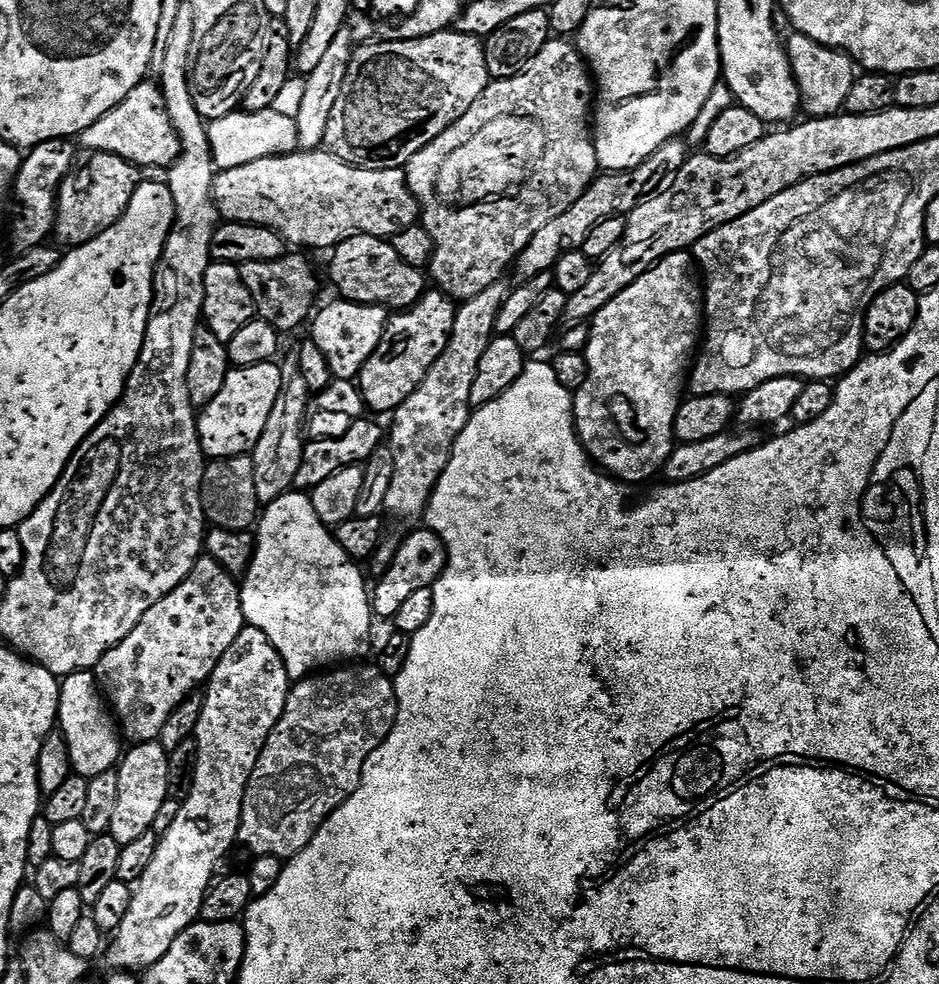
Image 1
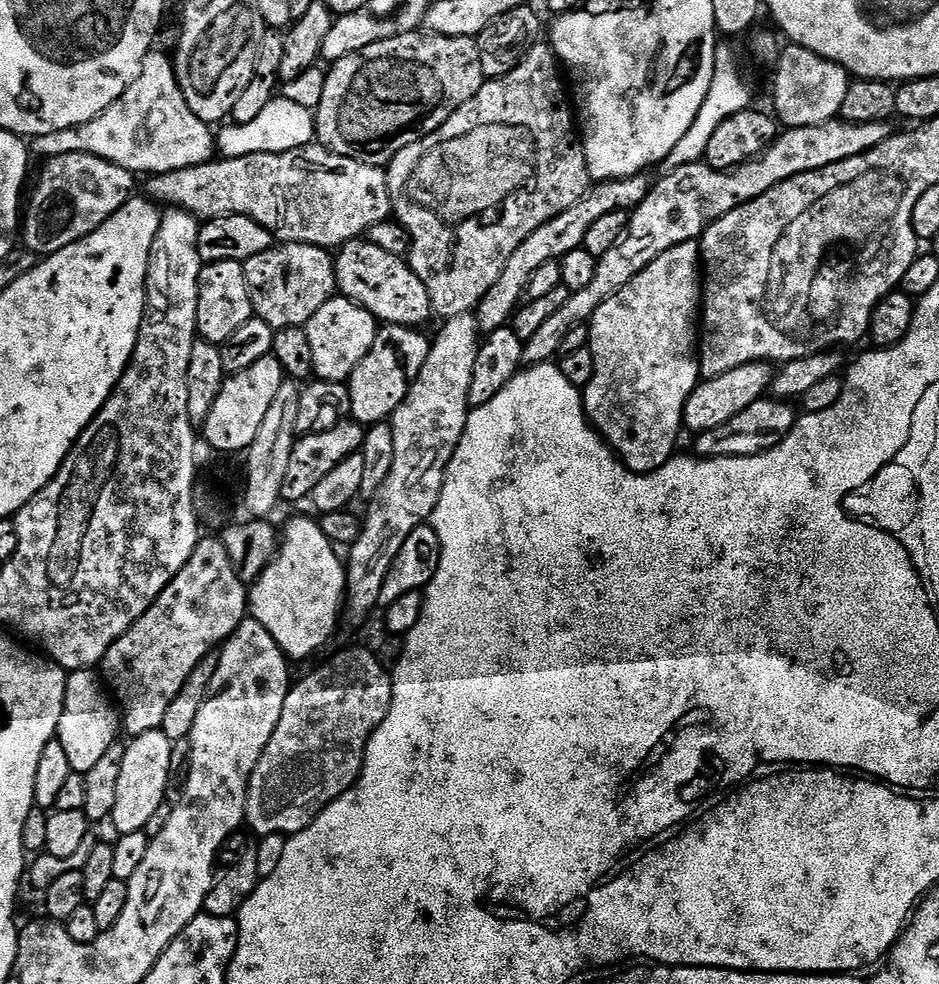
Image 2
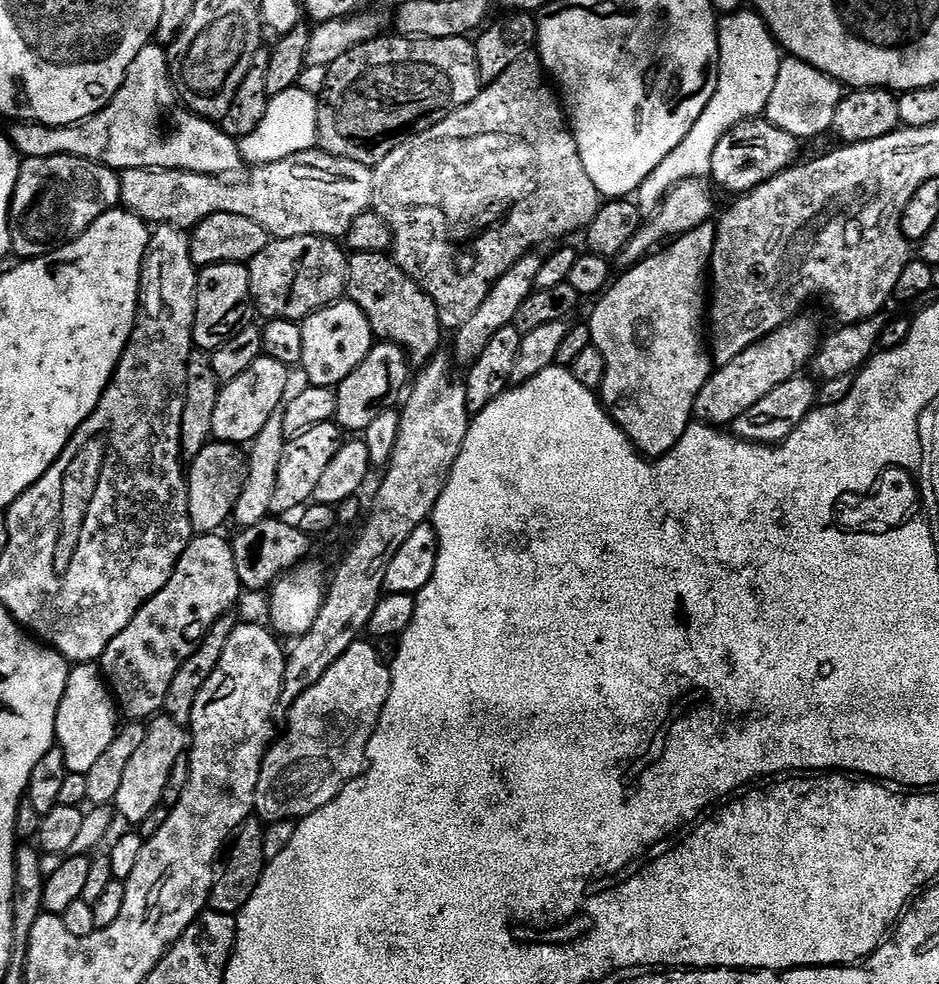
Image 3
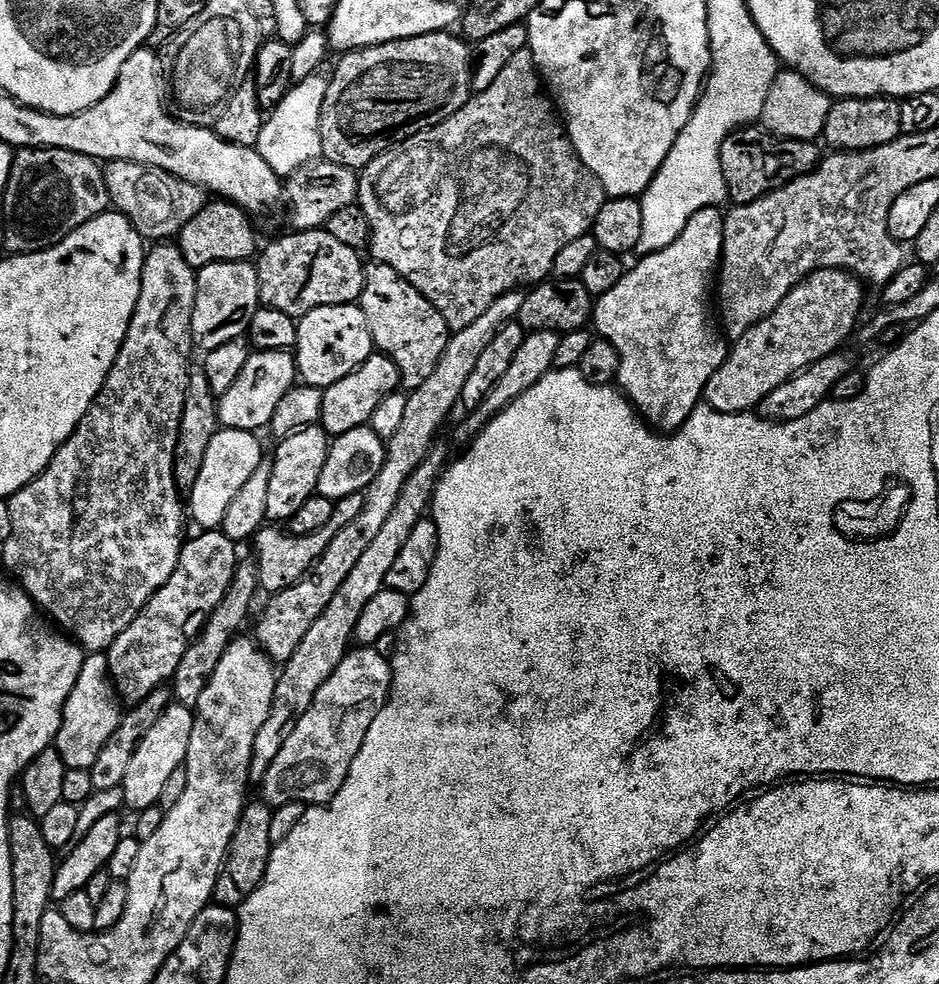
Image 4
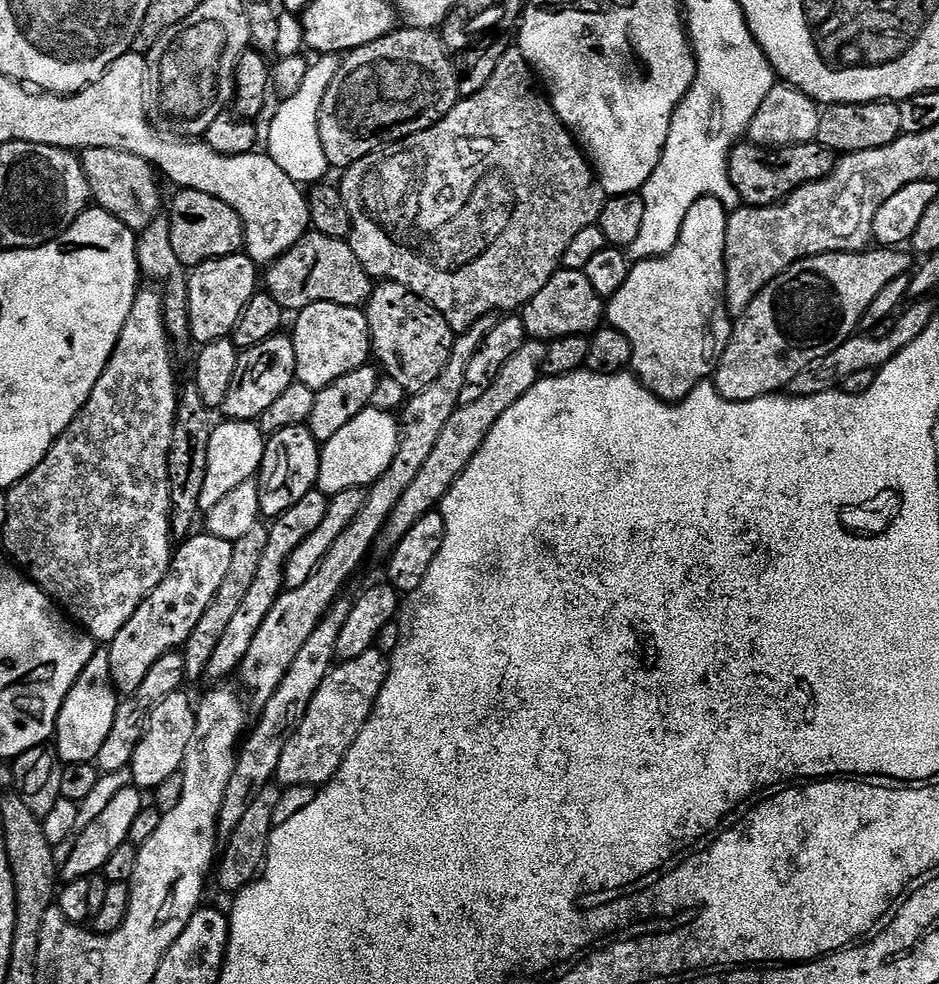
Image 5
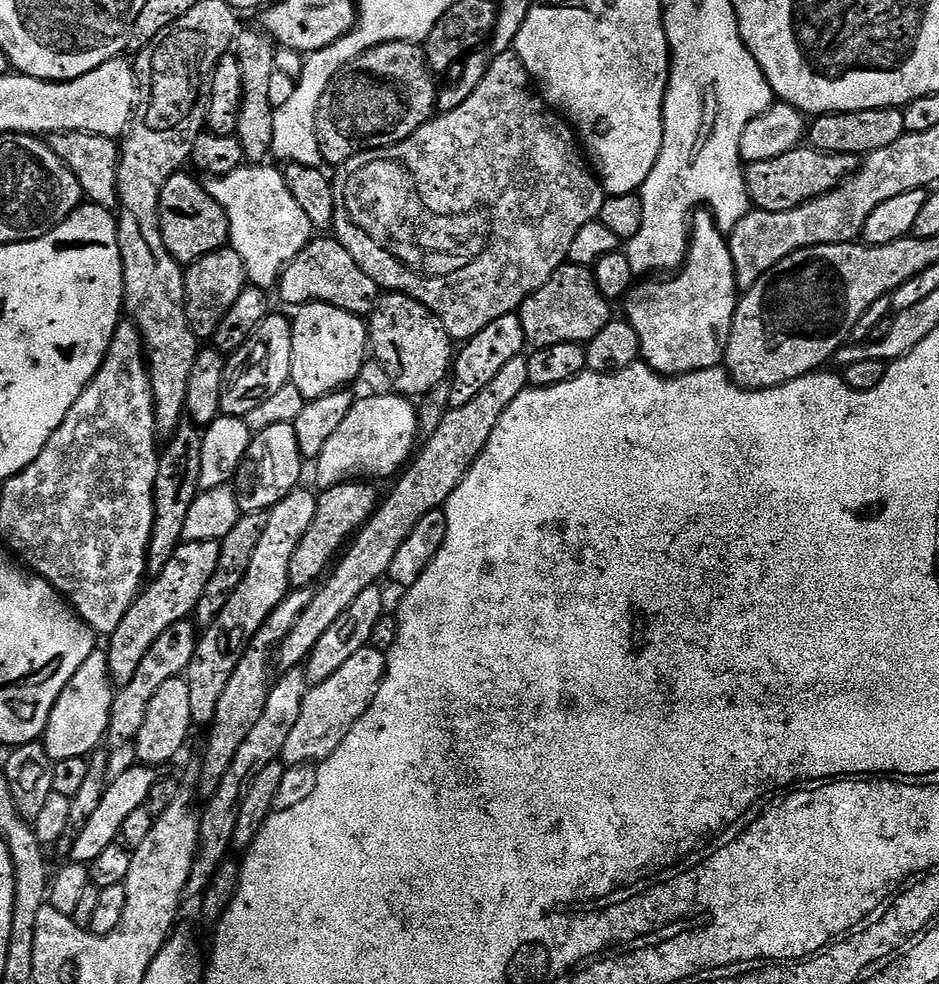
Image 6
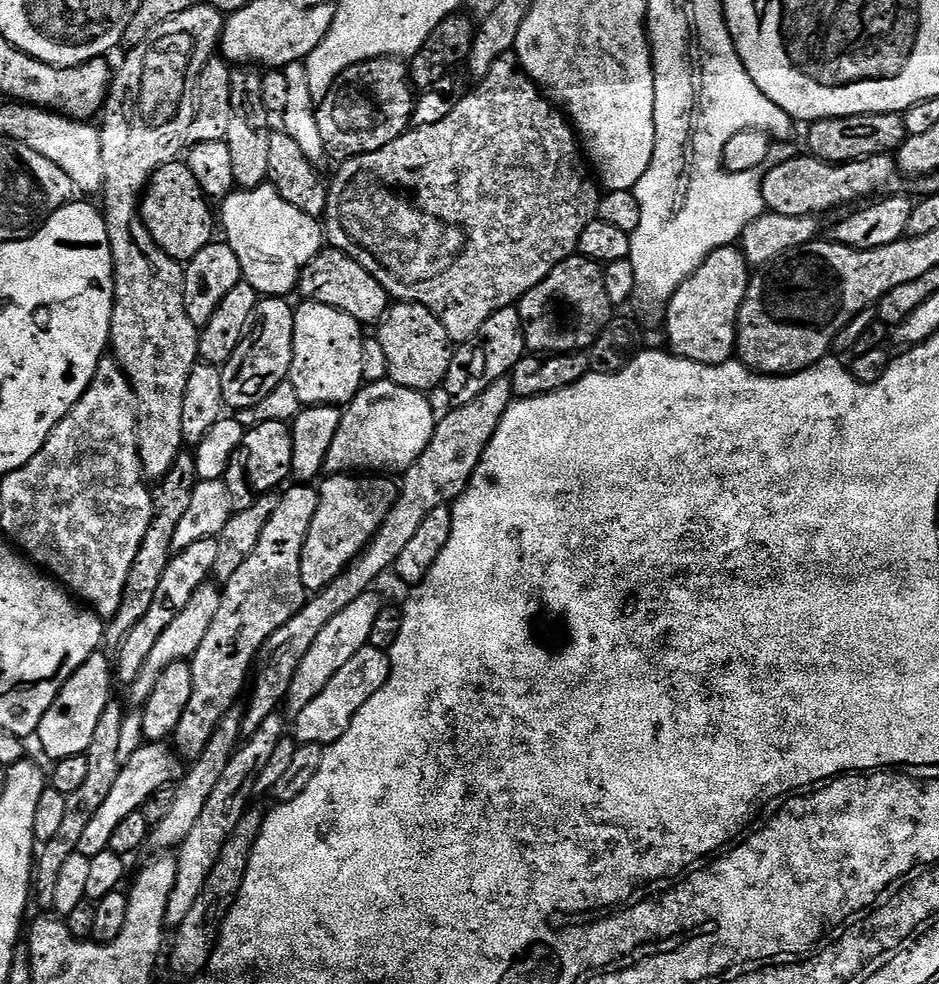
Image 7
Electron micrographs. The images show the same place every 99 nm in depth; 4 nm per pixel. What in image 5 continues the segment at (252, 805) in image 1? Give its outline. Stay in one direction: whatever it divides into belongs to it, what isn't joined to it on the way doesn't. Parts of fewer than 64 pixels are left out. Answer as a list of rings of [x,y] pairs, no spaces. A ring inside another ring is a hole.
[[[373,650],[353,660],[337,663],[328,673],[322,686],[318,686],[296,732],[284,741],[275,779],[285,789],[319,789],[331,782],[350,746],[354,746],[362,726],[370,718],[372,707],[376,705],[378,694],[388,677],[388,665],[385,653]]]

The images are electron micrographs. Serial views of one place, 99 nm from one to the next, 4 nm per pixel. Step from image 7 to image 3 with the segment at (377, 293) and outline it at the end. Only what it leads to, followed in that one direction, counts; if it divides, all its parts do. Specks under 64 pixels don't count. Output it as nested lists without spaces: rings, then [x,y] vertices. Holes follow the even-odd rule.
[[[327,236],[269,239],[266,250],[247,263],[257,313],[268,320],[303,322],[310,314],[341,299],[348,287],[348,256],[336,244]]]

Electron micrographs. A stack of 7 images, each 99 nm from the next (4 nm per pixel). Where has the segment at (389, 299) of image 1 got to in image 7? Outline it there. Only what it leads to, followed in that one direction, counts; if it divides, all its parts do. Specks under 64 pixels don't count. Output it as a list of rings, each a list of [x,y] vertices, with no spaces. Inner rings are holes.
[[[396,302],[388,309],[383,320],[378,325],[378,339],[382,351],[386,353],[387,379],[398,386],[406,386],[415,392],[431,393],[431,388],[439,389],[446,378],[446,370],[450,370],[450,362],[454,351],[454,341],[448,336],[446,326],[426,306]]]

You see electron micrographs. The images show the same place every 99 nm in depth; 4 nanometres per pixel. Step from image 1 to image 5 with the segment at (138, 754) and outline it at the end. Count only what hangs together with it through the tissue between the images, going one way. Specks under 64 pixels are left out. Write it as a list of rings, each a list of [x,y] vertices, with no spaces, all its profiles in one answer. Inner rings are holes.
[[[181,690],[162,698],[158,706],[150,714],[148,727],[144,729],[142,742],[138,742],[138,750],[134,750],[134,758],[130,765],[132,783],[140,790],[155,790],[170,778],[170,774],[181,771],[186,758],[186,746],[194,734],[196,721],[196,704]]]

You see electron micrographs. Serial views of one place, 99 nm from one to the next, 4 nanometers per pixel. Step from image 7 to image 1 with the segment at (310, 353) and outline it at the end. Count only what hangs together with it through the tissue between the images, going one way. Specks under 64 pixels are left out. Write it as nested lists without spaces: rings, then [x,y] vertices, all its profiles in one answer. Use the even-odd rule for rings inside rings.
[[[336,298],[333,304],[322,308],[315,313],[311,321],[313,324],[310,338],[318,346],[318,350],[326,354],[326,362],[335,379],[355,381],[362,366],[366,366],[370,354],[378,350],[378,342],[382,342],[382,334],[390,319],[389,309],[378,304],[353,304],[343,298]]]

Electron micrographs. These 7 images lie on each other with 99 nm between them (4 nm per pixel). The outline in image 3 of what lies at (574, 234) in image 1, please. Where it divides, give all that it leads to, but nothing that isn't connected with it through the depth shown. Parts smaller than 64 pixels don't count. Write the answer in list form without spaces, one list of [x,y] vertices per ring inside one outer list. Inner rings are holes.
[[[539,251],[528,252],[522,258],[518,258],[518,262],[514,262],[514,266],[510,266],[510,270],[506,270],[506,274],[502,274],[502,278],[498,278],[498,282],[494,282],[490,294],[486,294],[486,302],[482,302],[482,306],[478,306],[474,315],[467,322],[462,322],[460,328],[455,329],[454,360],[457,365],[470,366],[473,364],[478,358],[478,354],[482,354],[482,350],[486,350],[490,338],[494,338],[494,334],[498,334],[498,330],[515,325],[516,315],[522,302],[526,302],[526,298],[530,298],[530,294],[537,289],[538,270],[542,270],[543,265],[544,256]]]

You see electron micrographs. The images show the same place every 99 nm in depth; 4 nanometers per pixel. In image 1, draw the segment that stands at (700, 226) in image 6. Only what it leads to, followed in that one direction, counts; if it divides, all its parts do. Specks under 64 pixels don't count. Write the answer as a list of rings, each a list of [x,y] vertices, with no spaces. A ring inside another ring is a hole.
[[[691,251],[671,252],[669,256],[657,262],[649,272],[642,274],[630,286],[626,286],[626,290],[622,290],[622,294],[618,294],[618,298],[606,302],[606,306],[602,306],[602,310],[598,310],[598,314],[593,316],[590,321],[588,347],[583,351],[588,363],[588,377],[583,386],[574,393],[572,419],[576,422],[576,435],[579,436],[580,443],[584,445],[589,457],[607,475],[623,482],[625,485],[640,484],[643,480],[650,479],[655,472],[657,475],[670,458],[674,447],[674,441],[676,440],[676,415],[682,403],[680,387],[683,384],[685,387],[686,381],[689,379],[690,365],[693,363],[694,353],[702,340],[702,292],[698,287],[697,277],[696,280],[692,277],[692,268],[694,272],[694,256]]]

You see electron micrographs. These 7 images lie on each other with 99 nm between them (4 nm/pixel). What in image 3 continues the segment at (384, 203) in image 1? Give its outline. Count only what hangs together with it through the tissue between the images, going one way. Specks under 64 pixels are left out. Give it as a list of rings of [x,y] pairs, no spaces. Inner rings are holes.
[[[313,150],[282,158],[278,162],[257,164],[247,170],[248,176],[225,178],[184,172],[180,168],[126,168],[119,173],[120,204],[149,225],[173,224],[175,228],[185,230],[195,228],[210,218],[210,214],[242,214],[242,218],[258,222],[258,226],[262,226],[262,230],[266,230],[273,240],[299,236],[342,238],[347,235],[354,218],[372,208],[373,169],[350,158],[338,158],[323,150]]]

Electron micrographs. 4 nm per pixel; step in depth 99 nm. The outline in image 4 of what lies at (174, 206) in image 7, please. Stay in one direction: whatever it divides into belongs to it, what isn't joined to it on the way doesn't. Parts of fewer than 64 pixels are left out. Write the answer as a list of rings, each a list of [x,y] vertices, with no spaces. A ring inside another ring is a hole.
[[[223,198],[215,202],[217,204],[205,203],[204,209],[194,214],[194,218],[190,218],[190,222],[186,222],[186,226],[180,229],[178,247],[182,250],[186,263],[197,270],[214,262],[251,261],[258,252],[256,228],[252,225],[253,217],[237,204]]]

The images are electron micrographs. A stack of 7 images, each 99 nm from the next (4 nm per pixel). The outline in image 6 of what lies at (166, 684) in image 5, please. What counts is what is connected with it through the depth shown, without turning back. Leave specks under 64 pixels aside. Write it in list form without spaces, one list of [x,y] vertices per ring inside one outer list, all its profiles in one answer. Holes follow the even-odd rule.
[[[187,619],[174,622],[174,626],[170,626],[170,630],[166,630],[158,638],[158,642],[150,646],[150,650],[146,650],[146,658],[142,658],[142,663],[138,666],[138,671],[134,674],[132,681],[125,688],[119,689],[112,697],[106,740],[109,745],[112,743],[113,749],[131,745],[135,741],[138,730],[142,730],[142,721],[146,718],[146,706],[150,706],[150,698],[154,698],[154,693],[165,682],[170,682],[170,678],[183,677],[187,673],[196,653],[197,639],[197,625],[191,619]]]

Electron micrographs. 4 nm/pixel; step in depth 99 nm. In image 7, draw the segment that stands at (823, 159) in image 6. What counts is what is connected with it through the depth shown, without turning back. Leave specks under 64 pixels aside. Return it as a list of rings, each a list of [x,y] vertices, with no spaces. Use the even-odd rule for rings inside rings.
[[[799,154],[781,164],[771,165],[763,173],[762,198],[768,212],[786,214],[786,218],[799,216],[820,218],[823,217],[823,212],[828,212],[831,208],[840,208],[843,204],[855,205],[865,198],[883,193],[888,190],[883,188],[890,187],[895,182],[896,176],[898,177],[898,164],[891,155],[875,156],[845,164],[831,164],[811,154]]]

